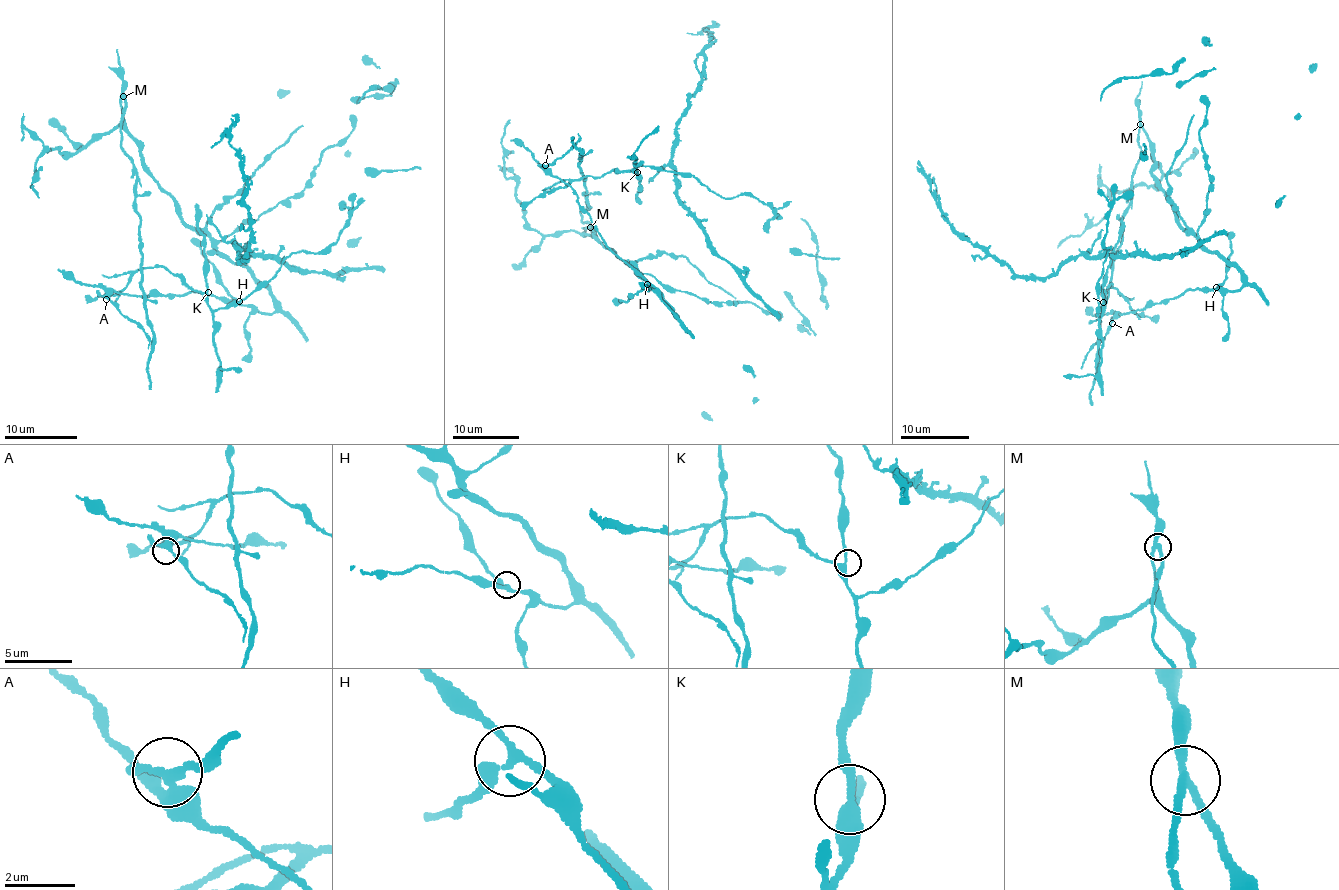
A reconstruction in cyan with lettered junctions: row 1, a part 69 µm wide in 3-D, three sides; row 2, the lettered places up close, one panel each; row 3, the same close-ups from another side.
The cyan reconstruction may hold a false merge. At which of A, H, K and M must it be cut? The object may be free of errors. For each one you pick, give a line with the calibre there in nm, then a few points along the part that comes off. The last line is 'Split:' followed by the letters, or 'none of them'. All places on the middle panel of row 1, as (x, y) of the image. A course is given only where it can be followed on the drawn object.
M: 240 nm thick; foreign part runs (589, 226), (579, 214), (589, 207), (586, 180), (578, 166), (581, 159), (578, 155), (582, 151), (570, 138)
Split: M

